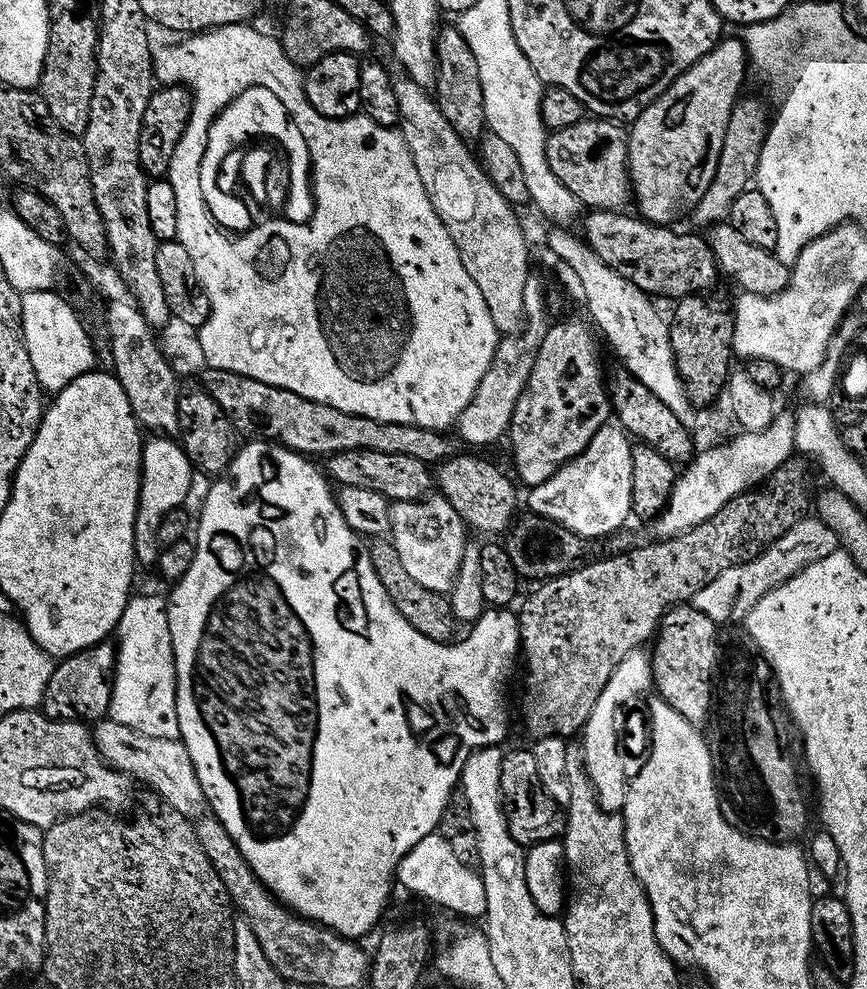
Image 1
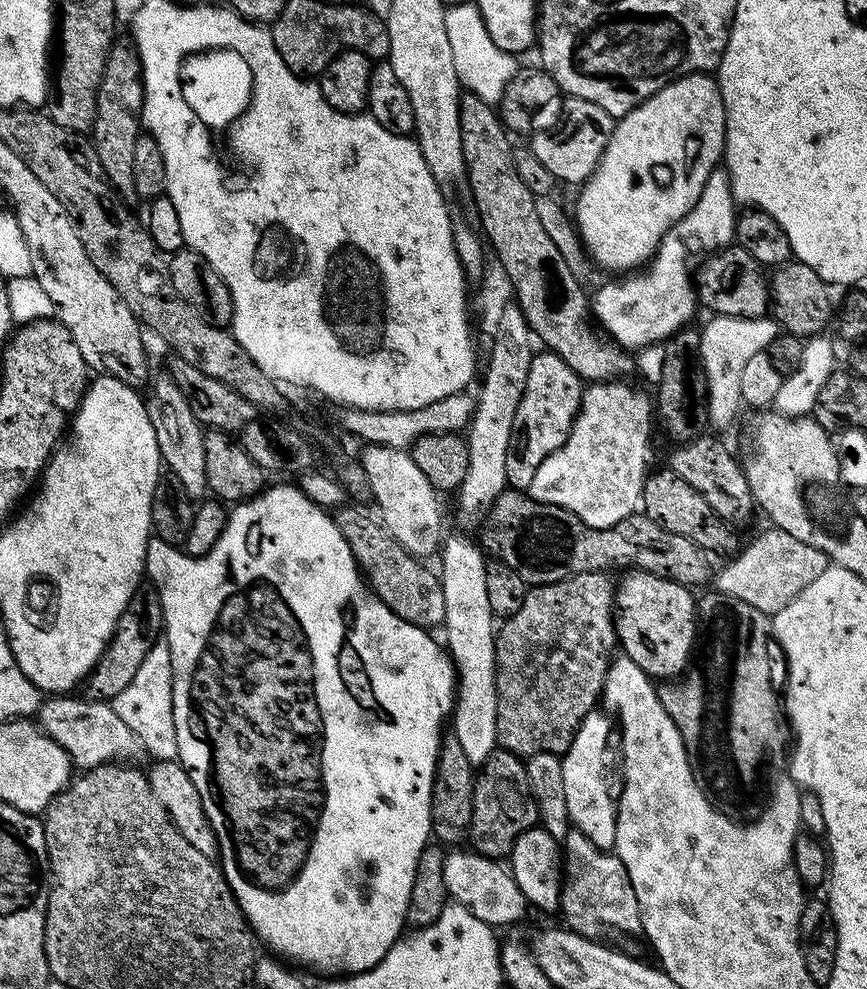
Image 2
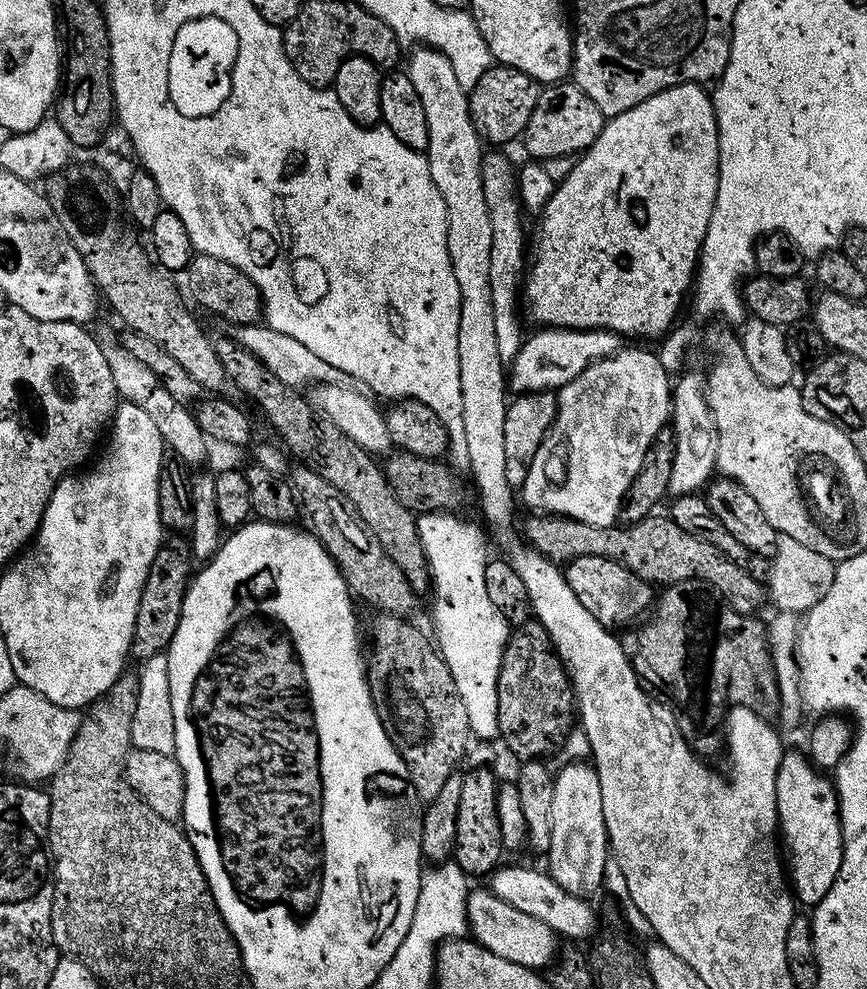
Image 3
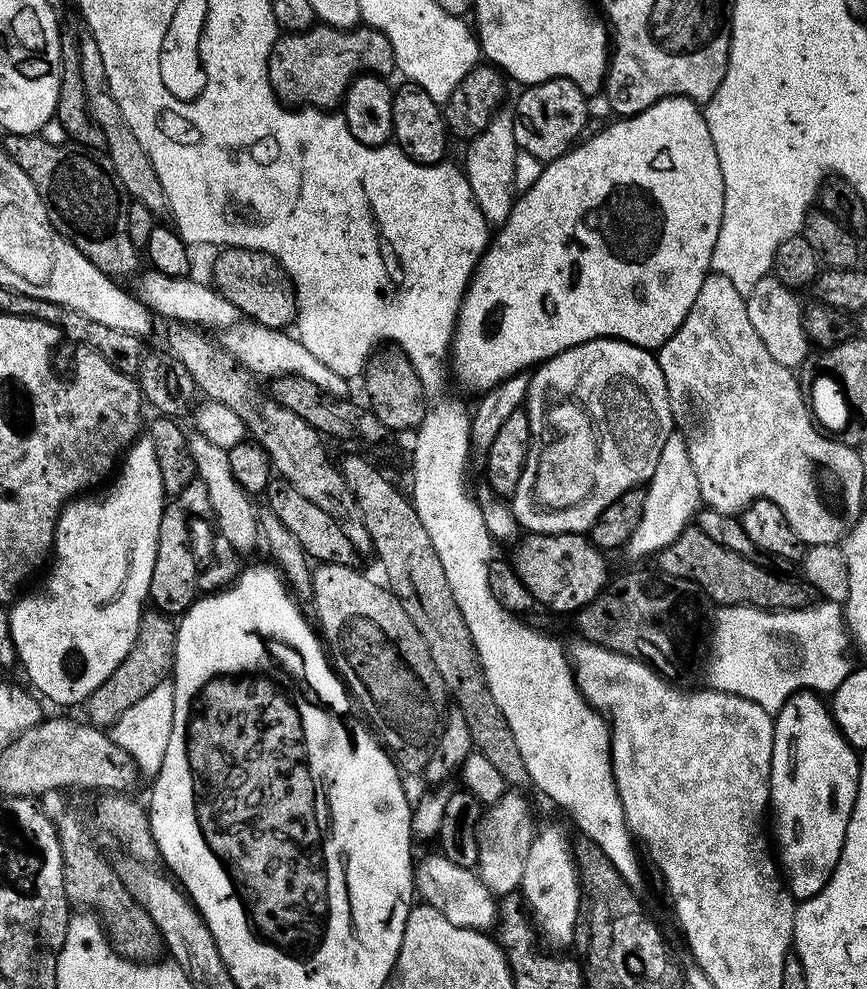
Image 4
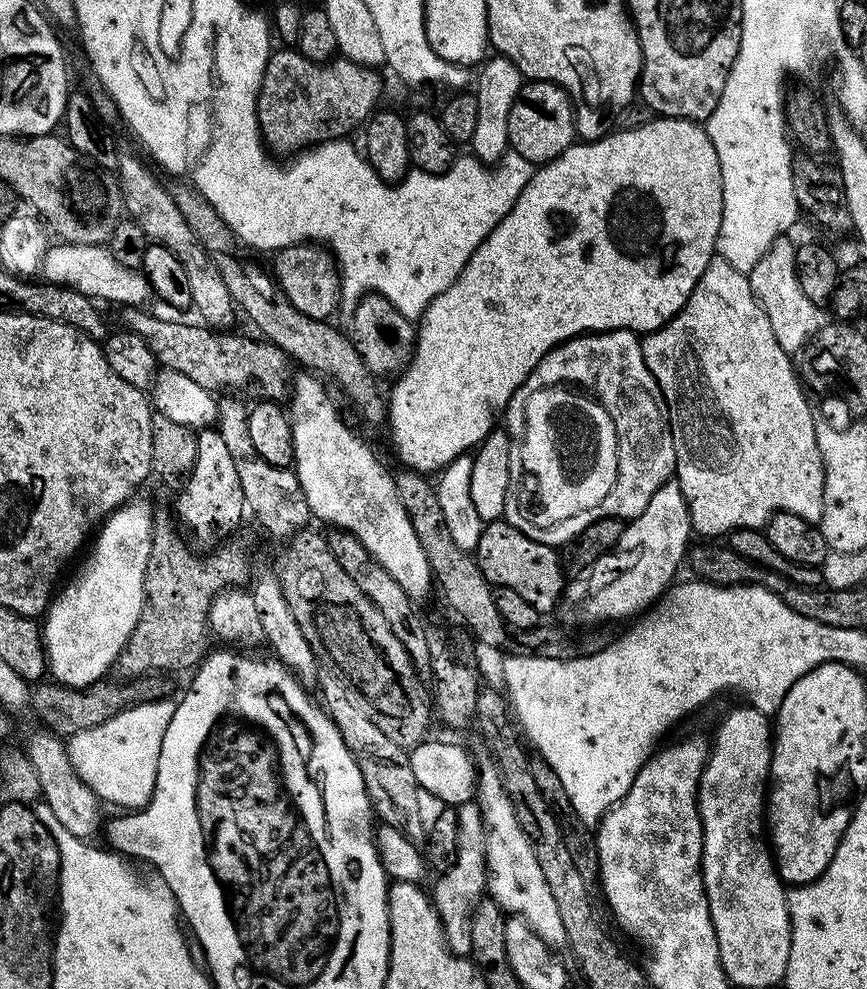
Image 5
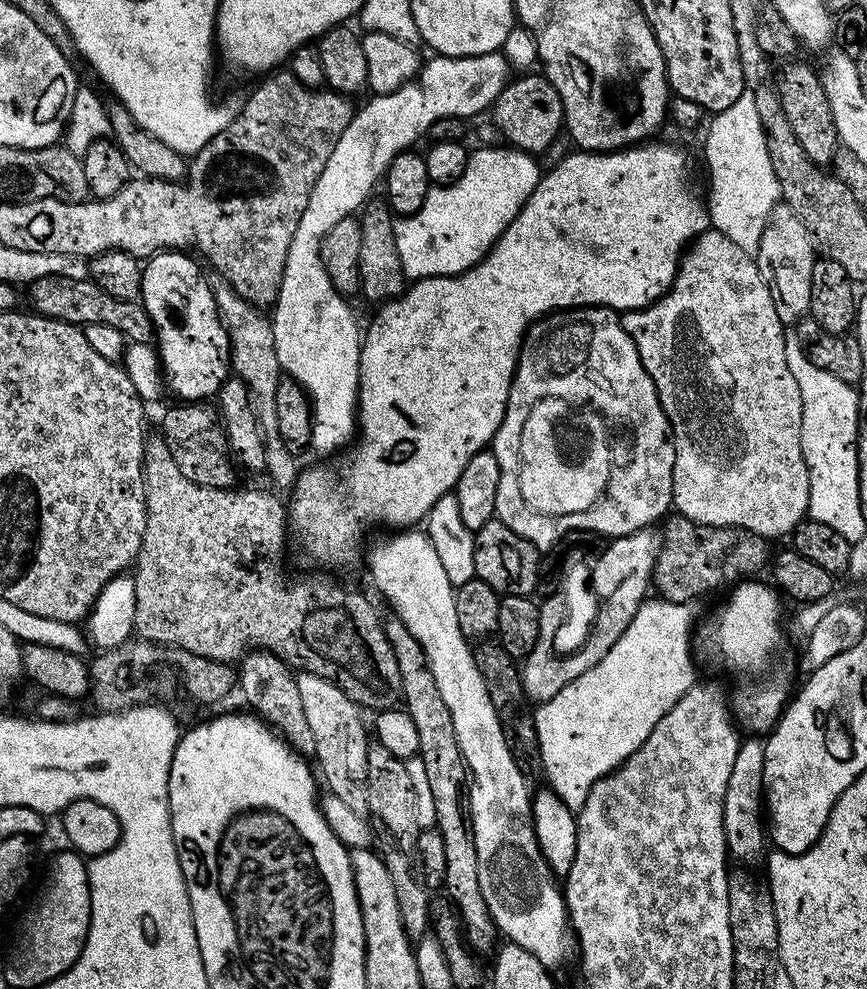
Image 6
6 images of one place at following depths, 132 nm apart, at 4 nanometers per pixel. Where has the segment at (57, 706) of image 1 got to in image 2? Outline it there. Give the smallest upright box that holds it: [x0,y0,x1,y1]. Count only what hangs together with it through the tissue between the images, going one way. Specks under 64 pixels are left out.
[86,590,165,702]

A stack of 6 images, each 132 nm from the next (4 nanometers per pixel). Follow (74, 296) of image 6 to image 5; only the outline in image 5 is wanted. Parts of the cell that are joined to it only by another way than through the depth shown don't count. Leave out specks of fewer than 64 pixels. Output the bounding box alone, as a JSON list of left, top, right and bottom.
[120,306,294,402]

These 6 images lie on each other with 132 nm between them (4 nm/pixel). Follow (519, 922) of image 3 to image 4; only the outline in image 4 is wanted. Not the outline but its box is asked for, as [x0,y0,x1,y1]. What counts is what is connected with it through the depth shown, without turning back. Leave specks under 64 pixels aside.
[414,854,498,930]

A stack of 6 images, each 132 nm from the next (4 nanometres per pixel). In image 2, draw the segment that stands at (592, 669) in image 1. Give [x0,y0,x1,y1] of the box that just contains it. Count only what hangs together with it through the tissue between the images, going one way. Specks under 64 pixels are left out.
[496,572,618,758]

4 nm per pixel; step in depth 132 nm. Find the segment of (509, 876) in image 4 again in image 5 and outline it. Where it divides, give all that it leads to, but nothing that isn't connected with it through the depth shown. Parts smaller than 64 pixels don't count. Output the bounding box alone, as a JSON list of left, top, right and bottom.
[430,802,488,956]

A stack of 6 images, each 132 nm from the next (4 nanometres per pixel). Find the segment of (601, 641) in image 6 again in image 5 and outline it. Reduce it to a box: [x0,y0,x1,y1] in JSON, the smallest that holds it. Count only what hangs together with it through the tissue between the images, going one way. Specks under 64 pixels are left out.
[582,484,692,624]

